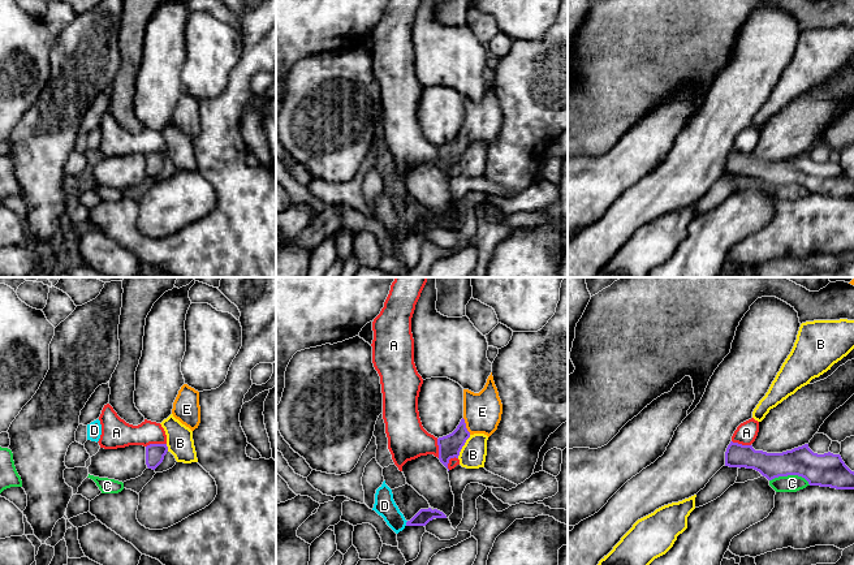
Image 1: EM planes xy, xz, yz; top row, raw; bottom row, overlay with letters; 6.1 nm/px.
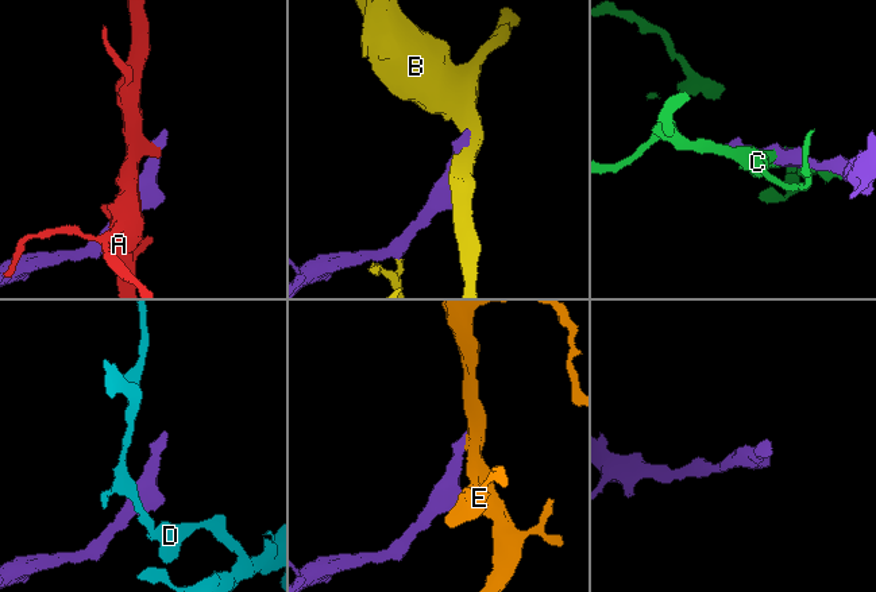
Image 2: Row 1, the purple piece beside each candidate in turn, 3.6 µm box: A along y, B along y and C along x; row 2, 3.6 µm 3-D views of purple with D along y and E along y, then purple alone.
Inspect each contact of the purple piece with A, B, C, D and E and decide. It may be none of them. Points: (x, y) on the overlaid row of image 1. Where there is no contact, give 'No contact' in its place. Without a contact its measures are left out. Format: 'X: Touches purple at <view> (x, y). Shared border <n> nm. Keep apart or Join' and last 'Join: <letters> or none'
A: Touches purple at xy (155, 444). Shared border 130 nm. Keep apart
B: Touches purple at xz (462, 445). Shared border 170 nm. Keep apart
C: Touches purple at yz (790, 474). Shared border 260 nm. Keep apart
D: Touches purple at xz (406, 523). Shared border 40 nm. Keep apart
E: Touches purple at xz (465, 426). Shared border 120 nm. Join
Join: E

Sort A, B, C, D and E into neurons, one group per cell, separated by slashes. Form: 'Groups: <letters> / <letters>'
Groups: A / B / C / D / E

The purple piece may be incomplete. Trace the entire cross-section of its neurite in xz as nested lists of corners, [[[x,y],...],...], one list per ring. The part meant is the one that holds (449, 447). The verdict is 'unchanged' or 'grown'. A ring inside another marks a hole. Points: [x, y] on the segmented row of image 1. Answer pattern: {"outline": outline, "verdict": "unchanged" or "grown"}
{"outline": [[[491,372],[479,393],[463,389],[463,418],[452,434],[437,439],[440,462],[448,469],[449,460],[458,458],[471,435],[489,437],[497,430],[501,414],[503,404]]], "verdict": "grown"}

